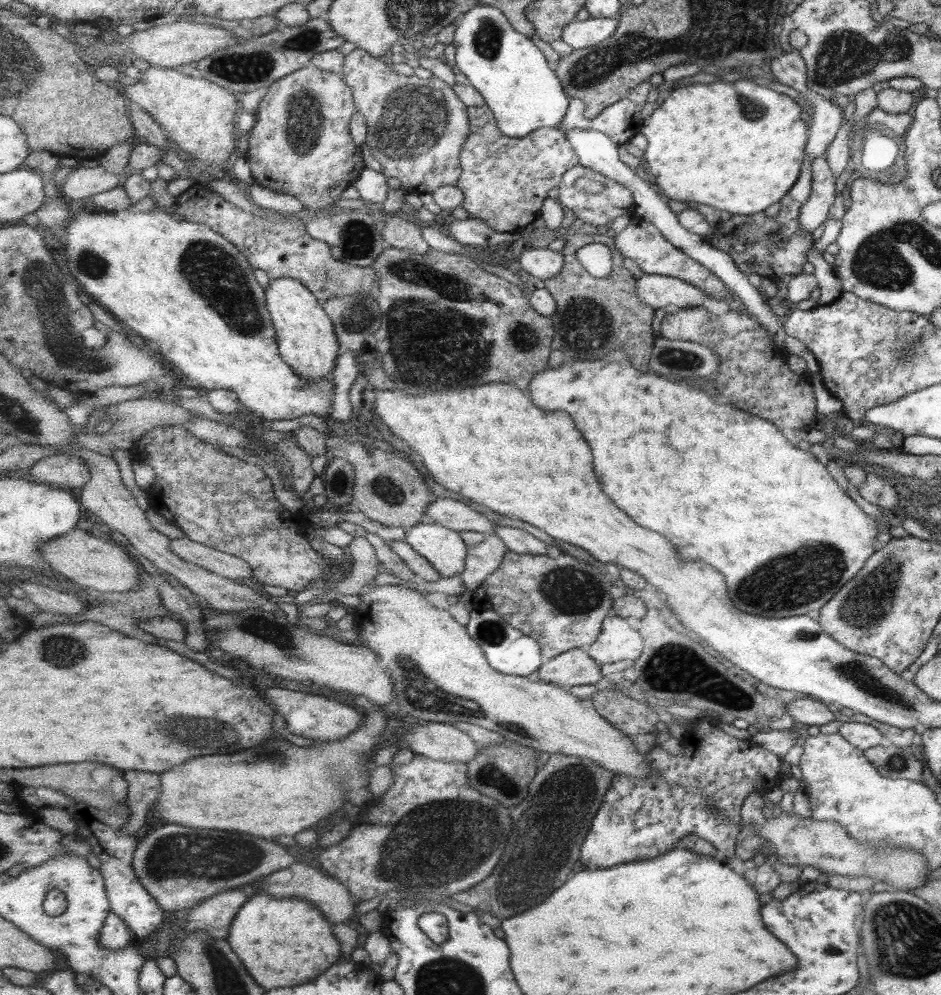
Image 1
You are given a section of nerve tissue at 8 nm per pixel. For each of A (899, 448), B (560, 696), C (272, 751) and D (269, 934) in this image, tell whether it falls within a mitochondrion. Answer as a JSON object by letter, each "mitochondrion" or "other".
{"A":"other","B":"other","C":"mitochondrion","D":"other"}

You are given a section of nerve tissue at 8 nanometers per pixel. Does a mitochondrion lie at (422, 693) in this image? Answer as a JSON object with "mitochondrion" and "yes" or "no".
{"mitochondrion":"yes"}

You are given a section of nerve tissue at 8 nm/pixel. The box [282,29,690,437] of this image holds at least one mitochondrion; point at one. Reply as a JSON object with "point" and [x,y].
{"point":[420,337]}

